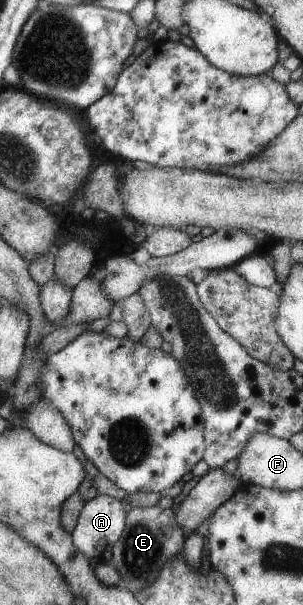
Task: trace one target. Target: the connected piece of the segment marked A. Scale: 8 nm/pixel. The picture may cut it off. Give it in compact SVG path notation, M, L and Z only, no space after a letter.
M96 495L83 504L76 526L71 532L72 542L92 564L111 560L112 548L126 528L126 516L121 500L108 495Z

